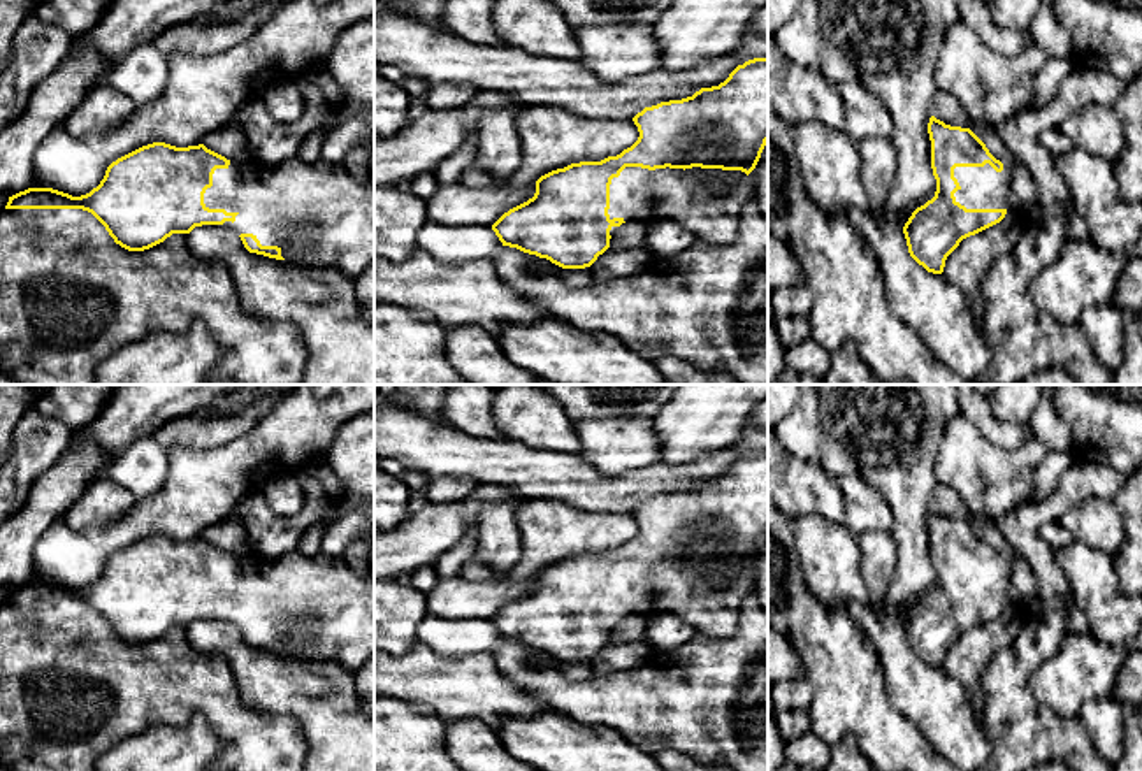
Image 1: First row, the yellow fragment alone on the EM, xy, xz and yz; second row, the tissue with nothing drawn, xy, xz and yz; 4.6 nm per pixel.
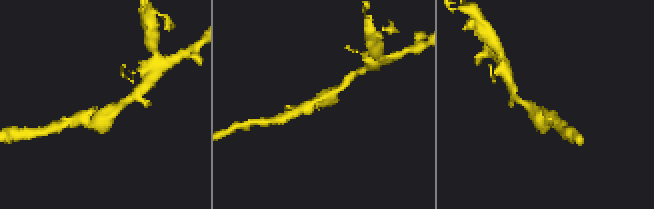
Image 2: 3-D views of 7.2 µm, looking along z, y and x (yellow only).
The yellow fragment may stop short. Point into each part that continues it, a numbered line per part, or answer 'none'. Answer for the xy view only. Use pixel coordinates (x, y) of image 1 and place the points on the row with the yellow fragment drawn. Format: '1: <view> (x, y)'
1: xy (317, 213)

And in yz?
1: yz (981, 187)

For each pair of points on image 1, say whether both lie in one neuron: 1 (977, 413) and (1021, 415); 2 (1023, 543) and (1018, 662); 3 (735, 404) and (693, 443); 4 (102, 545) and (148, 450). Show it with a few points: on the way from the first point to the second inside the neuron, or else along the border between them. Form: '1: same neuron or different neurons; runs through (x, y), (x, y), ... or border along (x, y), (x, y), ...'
1: different neurons; border along (990, 403), (998, 418), (1016, 422), (1023, 429)
2: same neuron; runs through (1046, 573), (1044, 633)
3: same neuron; runs through (724, 411), (703, 432)
4: different neurons; border along (167, 469), (166, 482), (155, 492), (137, 499)

